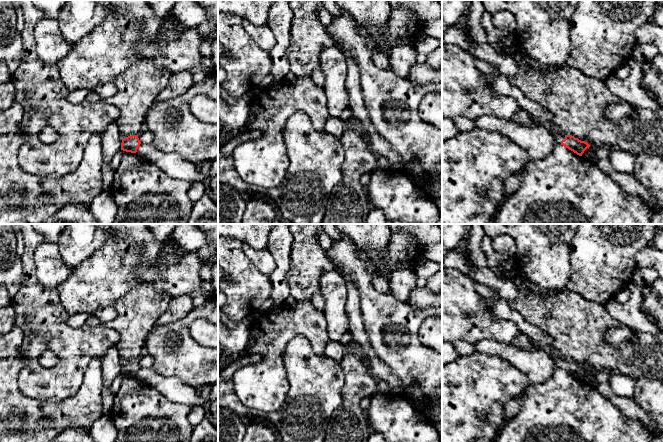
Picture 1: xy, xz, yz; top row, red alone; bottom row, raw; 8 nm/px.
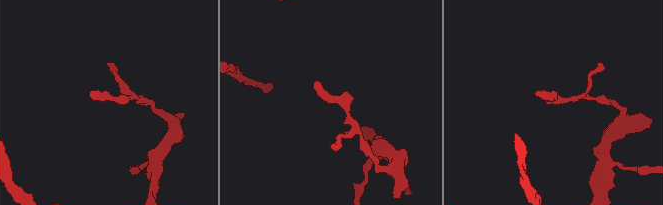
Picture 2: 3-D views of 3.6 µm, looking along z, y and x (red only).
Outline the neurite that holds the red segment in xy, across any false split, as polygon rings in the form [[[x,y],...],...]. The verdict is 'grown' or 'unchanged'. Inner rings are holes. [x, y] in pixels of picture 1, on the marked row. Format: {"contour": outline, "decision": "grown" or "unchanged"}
{"contour": [[[131,135],[124,137],[121,143],[121,150],[131,153],[136,153],[141,142],[138,138],[138,135]]], "decision": "unchanged"}

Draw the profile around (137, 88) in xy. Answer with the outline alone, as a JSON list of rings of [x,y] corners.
[[[144,58],[116,78],[114,84],[117,93],[108,98],[107,102],[119,110],[120,116],[116,123],[123,138],[138,135],[144,129],[146,114],[156,101],[158,93],[168,84],[171,75],[169,70],[159,68],[151,59]]]

